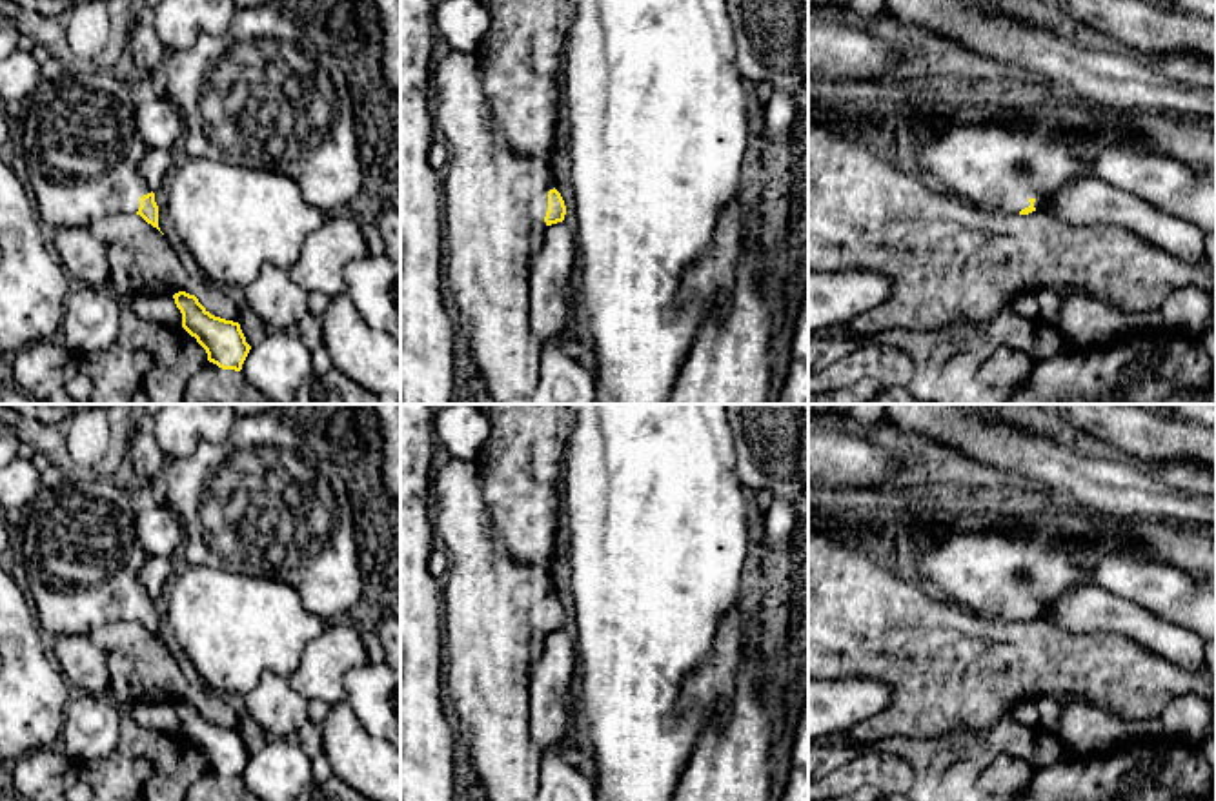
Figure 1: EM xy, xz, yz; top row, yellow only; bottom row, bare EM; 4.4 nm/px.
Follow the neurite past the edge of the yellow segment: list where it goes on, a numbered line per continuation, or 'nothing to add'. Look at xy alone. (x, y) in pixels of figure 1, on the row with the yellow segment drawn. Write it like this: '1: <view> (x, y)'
1: xy (79, 148)

